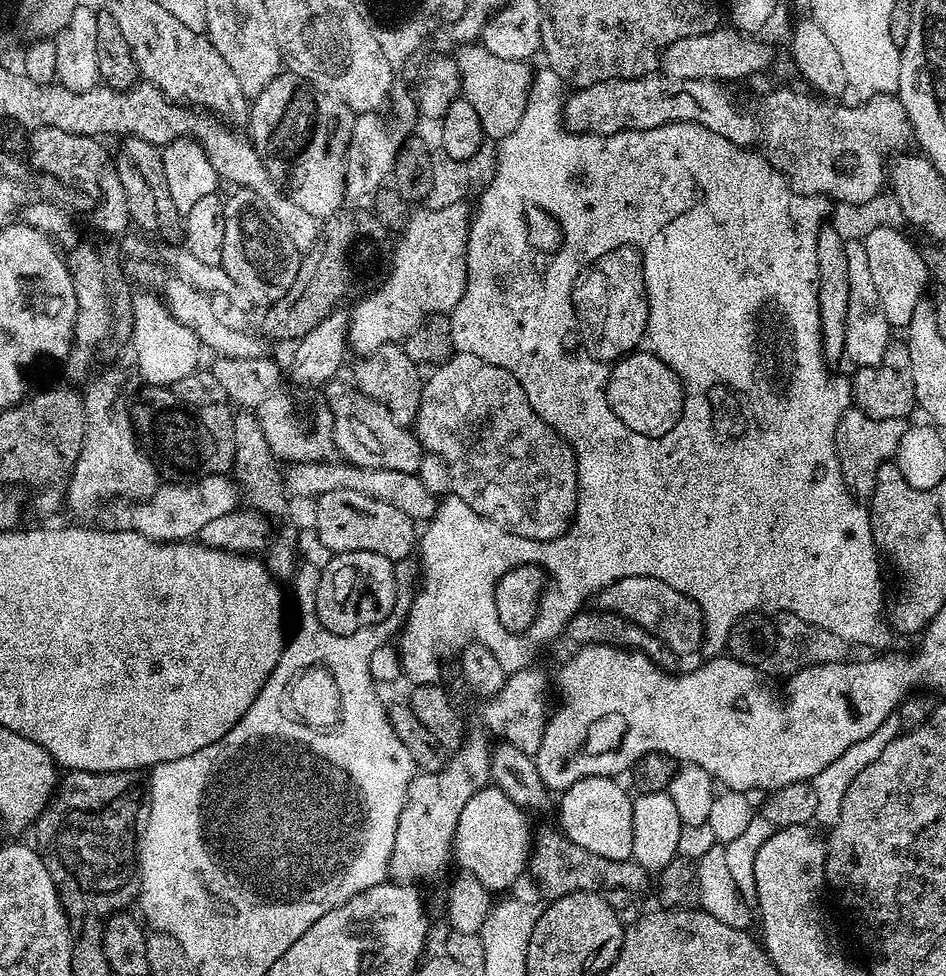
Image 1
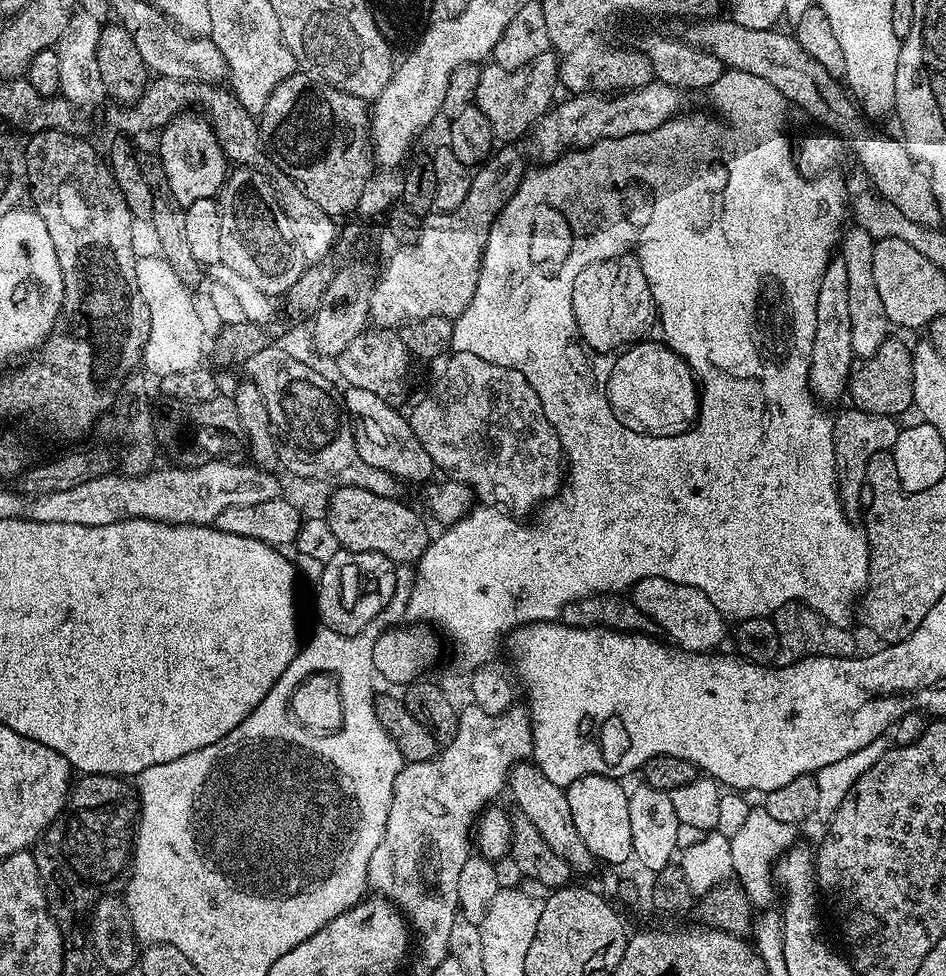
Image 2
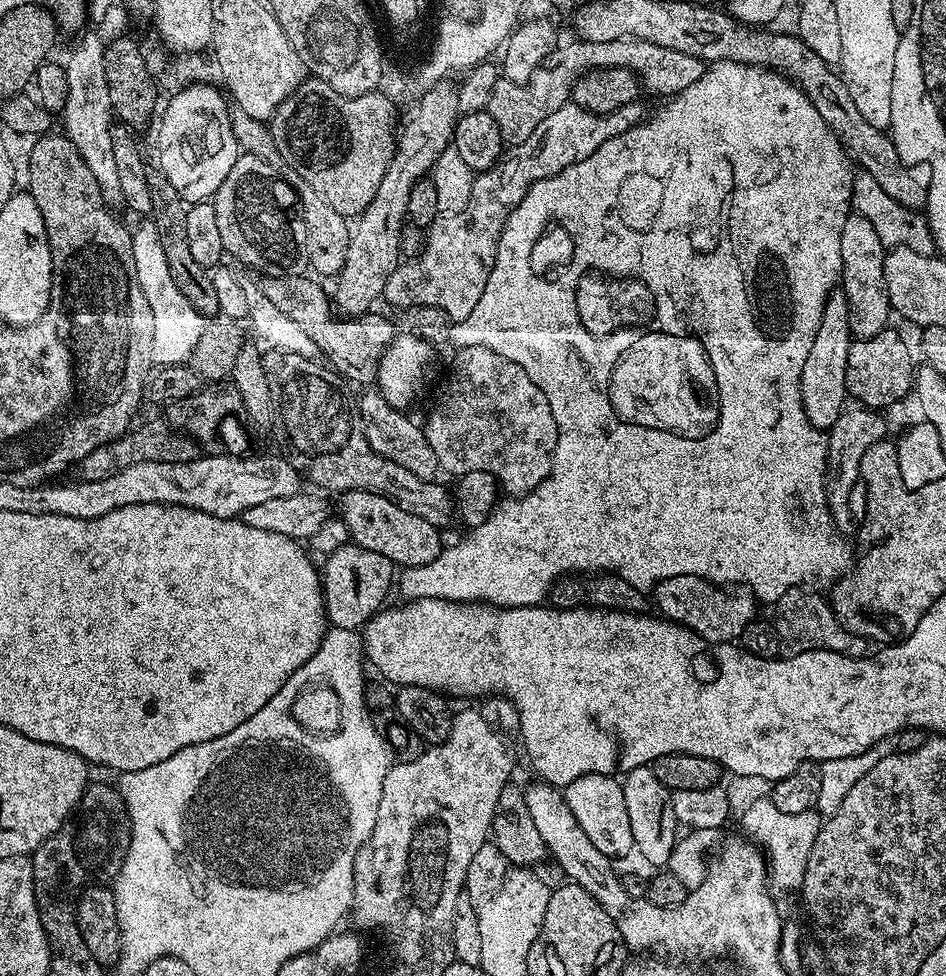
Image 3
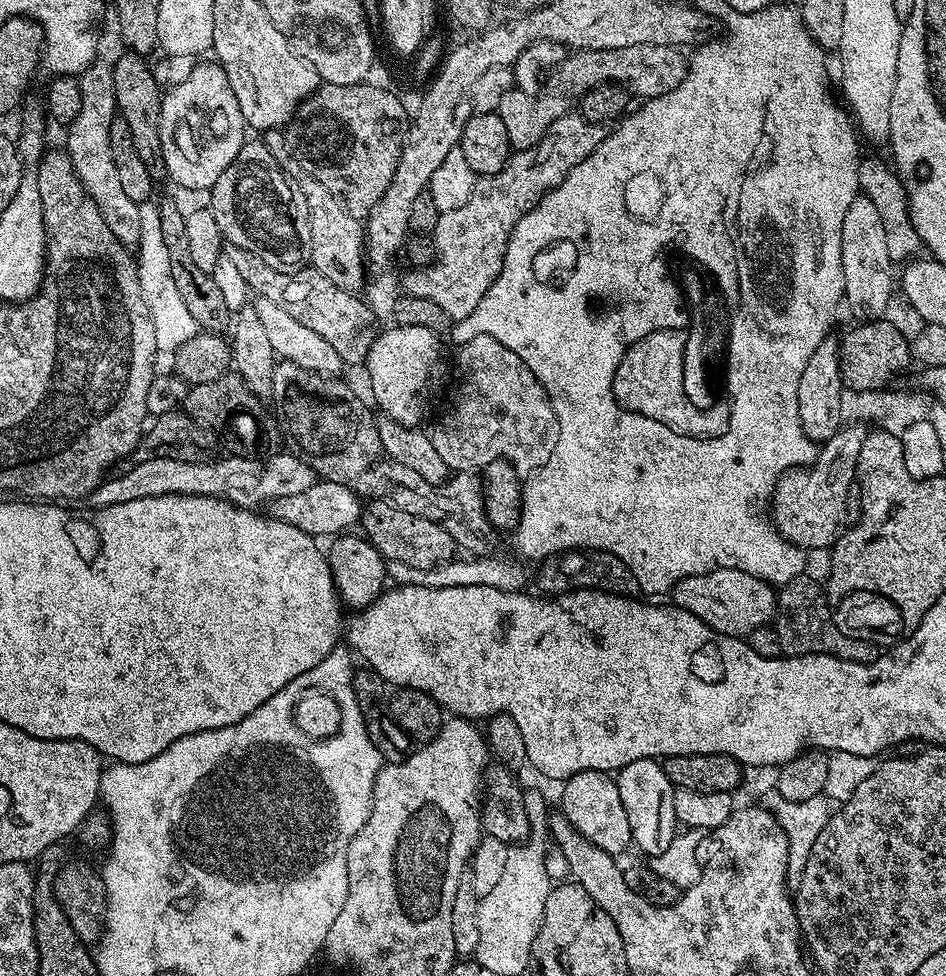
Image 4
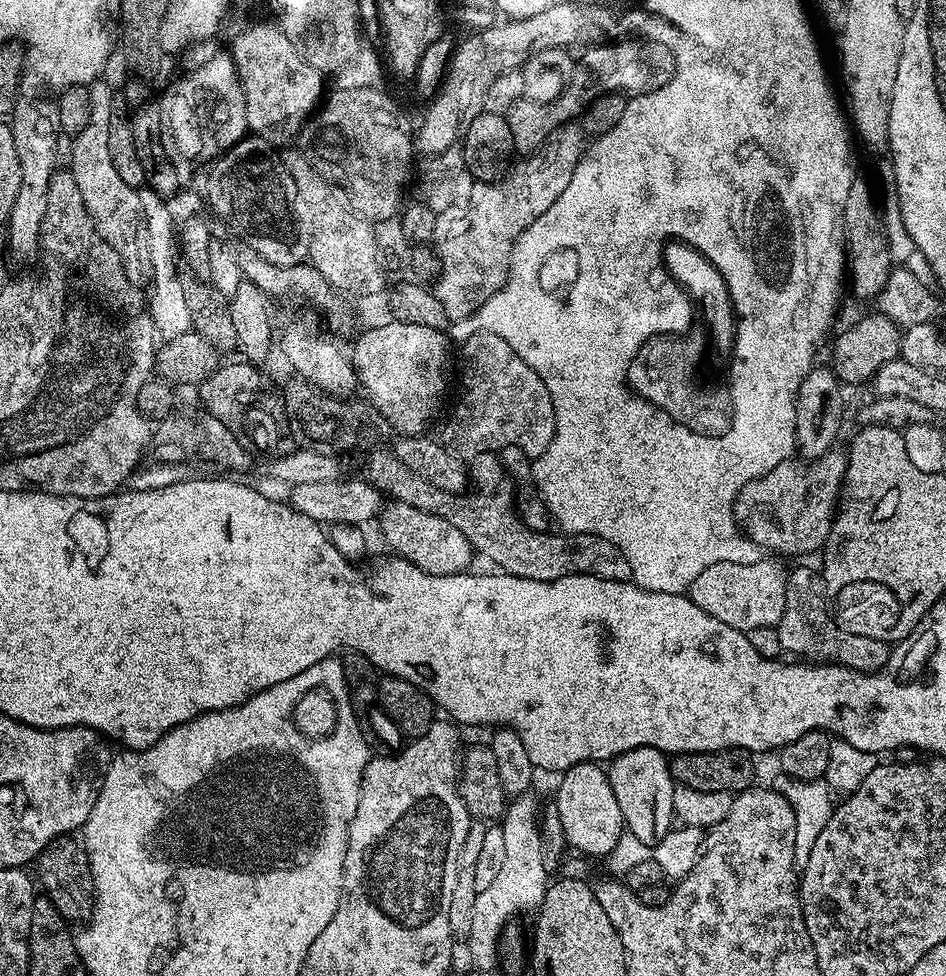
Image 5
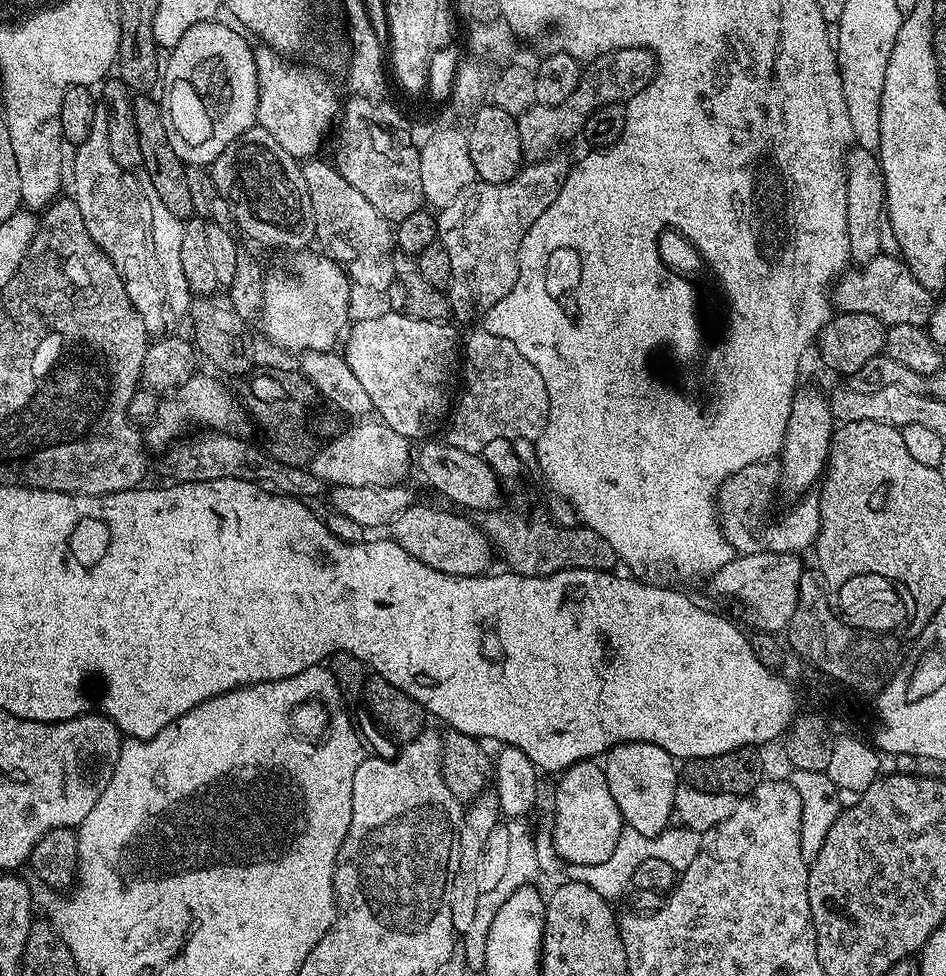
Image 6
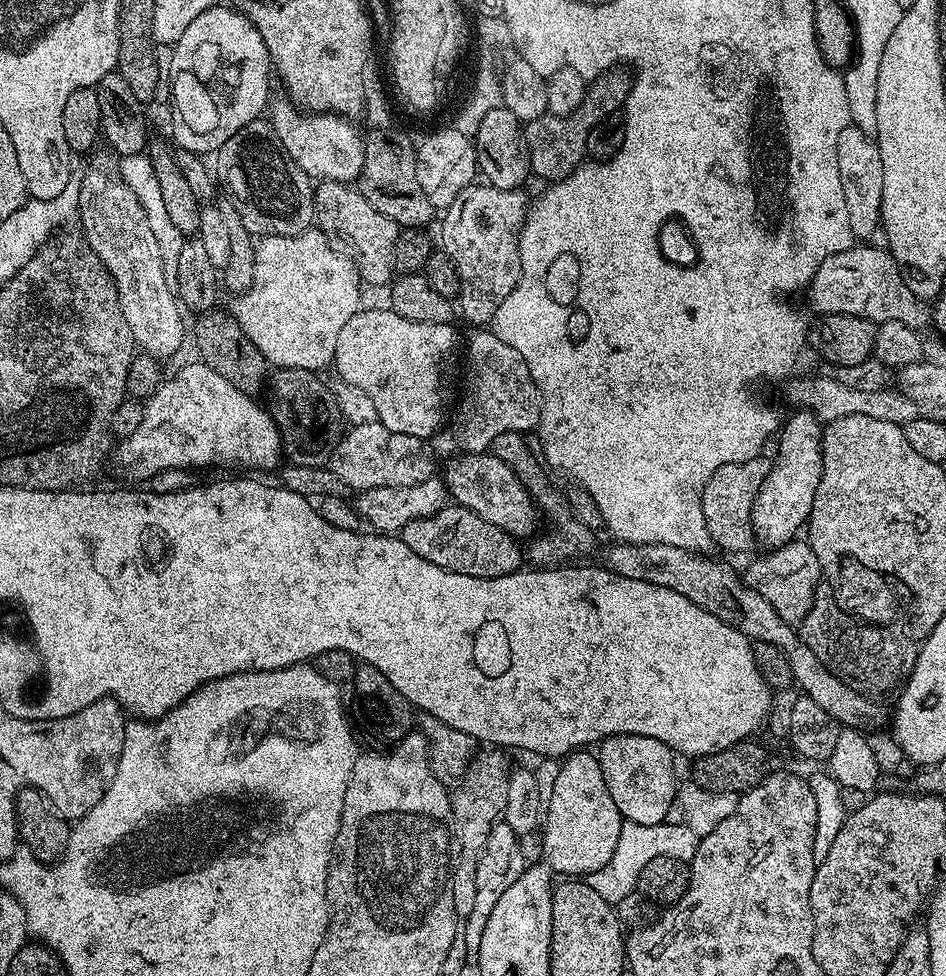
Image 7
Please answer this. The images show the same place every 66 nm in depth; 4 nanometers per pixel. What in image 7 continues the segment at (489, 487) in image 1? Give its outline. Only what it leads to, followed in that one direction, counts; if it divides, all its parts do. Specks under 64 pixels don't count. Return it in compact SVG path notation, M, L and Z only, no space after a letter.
M476 330L468 340L468 377L464 380L464 397L460 400L460 409L456 412L456 440L464 452L488 452L494 438L507 432L528 434L540 422L540 391L530 378L530 366L514 350L514 346L506 346L502 338L498 338L490 330Z

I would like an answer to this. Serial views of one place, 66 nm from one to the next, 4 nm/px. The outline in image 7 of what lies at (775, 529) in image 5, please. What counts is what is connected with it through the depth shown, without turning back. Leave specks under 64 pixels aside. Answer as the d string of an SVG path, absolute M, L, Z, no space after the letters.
M763 455L755 456L741 464L722 466L710 478L700 497L700 505L712 535L712 543L724 552L748 552L754 545L752 535L752 511L754 498L758 498L758 490L762 490L762 482L766 482L766 474L770 467Z

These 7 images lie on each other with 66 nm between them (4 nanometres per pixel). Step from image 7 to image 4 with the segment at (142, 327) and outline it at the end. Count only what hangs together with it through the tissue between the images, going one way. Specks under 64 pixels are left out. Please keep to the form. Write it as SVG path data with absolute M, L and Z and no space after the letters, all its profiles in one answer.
M93 62L78 79L81 88L81 110L77 117L67 125L68 145L66 151L78 178L84 183L88 196L94 198L94 206L98 206L98 214L106 218L106 226L110 226L114 238L126 246L139 245L146 232L141 205L129 198L123 190L118 178L118 170L114 170L114 158L110 154L110 122L117 116L114 78L108 64Z

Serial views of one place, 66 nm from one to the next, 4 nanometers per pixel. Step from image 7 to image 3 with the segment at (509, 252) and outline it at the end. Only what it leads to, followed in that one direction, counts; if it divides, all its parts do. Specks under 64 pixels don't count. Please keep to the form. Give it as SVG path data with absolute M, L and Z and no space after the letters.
M569 102L542 118L526 142L511 145L493 168L487 168L473 179L470 202L462 210L436 217L426 230L424 253L397 266L386 282L383 299L397 304L400 310L425 304L445 312L449 321L465 320L478 298L482 298L504 224L532 184L566 170L566 166L594 154L610 137L621 136L636 127L646 116L642 105L637 102L618 106L610 114L594 114Z

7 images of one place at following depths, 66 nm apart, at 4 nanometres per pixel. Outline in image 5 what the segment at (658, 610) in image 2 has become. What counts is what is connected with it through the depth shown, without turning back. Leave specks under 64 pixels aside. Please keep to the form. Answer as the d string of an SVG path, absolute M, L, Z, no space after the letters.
M761 558L753 564L742 562L718 562L714 566L706 566L698 578L689 586L687 595L694 602L694 606L702 606L706 614L718 618L718 622L726 622L734 630L747 633L755 628L775 628L779 624L782 614L786 610L786 586L788 585L788 572L780 563L772 558Z

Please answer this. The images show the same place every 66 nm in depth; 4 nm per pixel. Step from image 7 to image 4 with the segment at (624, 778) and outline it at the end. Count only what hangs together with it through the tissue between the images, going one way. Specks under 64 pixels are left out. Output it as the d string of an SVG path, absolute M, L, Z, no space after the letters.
M659 759L635 760L630 766L620 769L614 776L618 786L618 794L622 798L622 806L626 806L626 818L630 818L632 844L640 847L648 855L655 858L670 846L675 838L678 825L674 814L674 794L670 778L666 778L666 770Z

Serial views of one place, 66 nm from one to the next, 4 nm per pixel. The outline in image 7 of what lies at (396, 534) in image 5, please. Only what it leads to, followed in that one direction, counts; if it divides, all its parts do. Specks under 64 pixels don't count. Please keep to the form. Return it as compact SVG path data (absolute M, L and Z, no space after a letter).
M445 506L436 511L433 516L418 518L406 525L398 535L406 542L406 546L410 546L410 550L414 550L414 554L418 554L418 558L426 558L426 562L434 562L434 566L442 566L442 570L450 570L454 574L470 574L474 578L489 580L519 572L526 564L526 552L517 537L486 522L486 518L459 506Z

